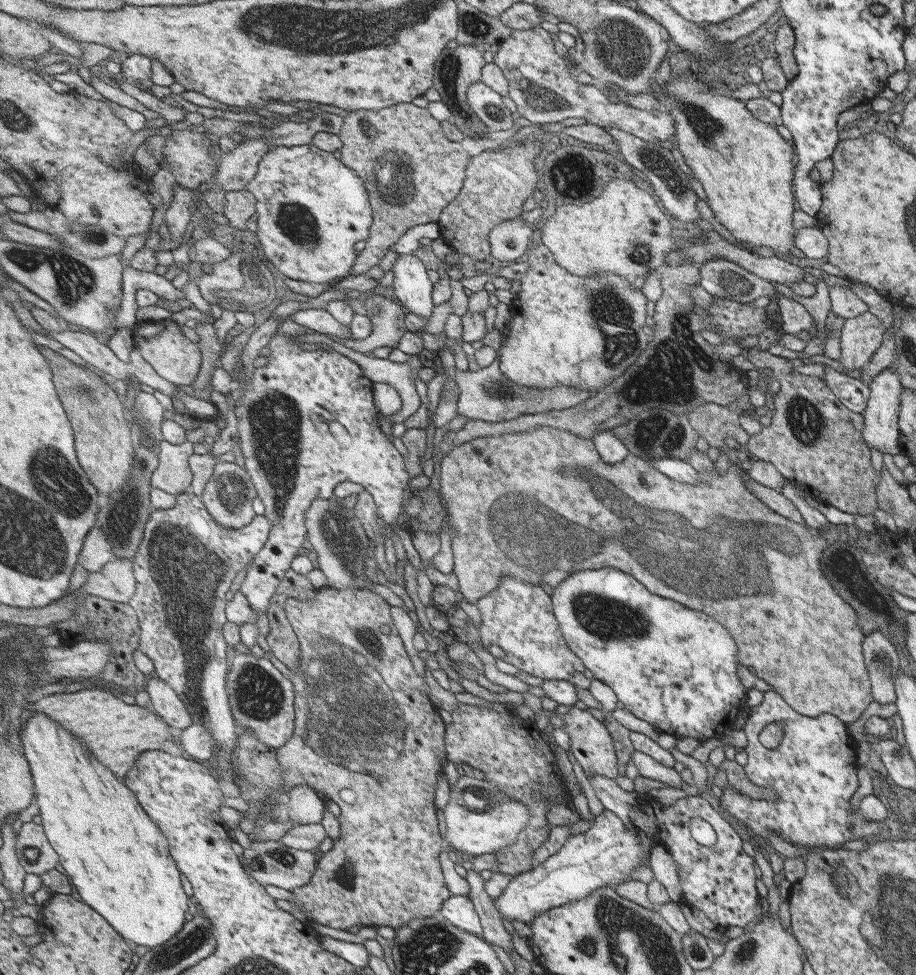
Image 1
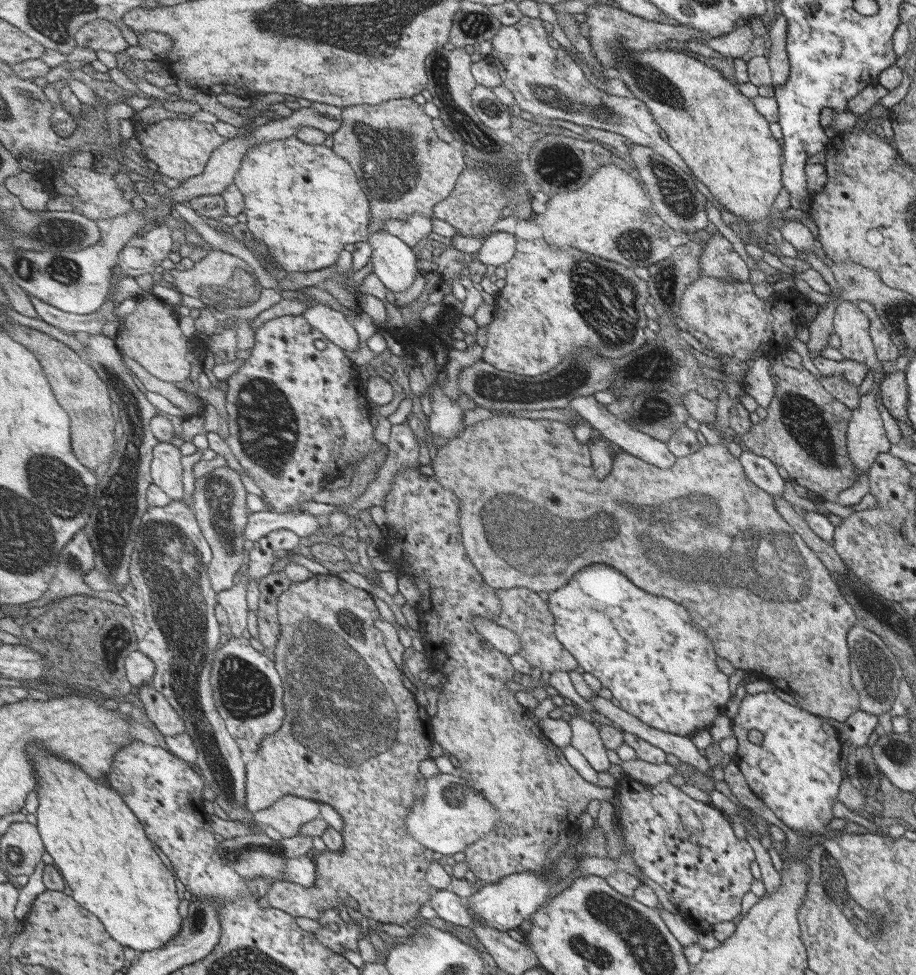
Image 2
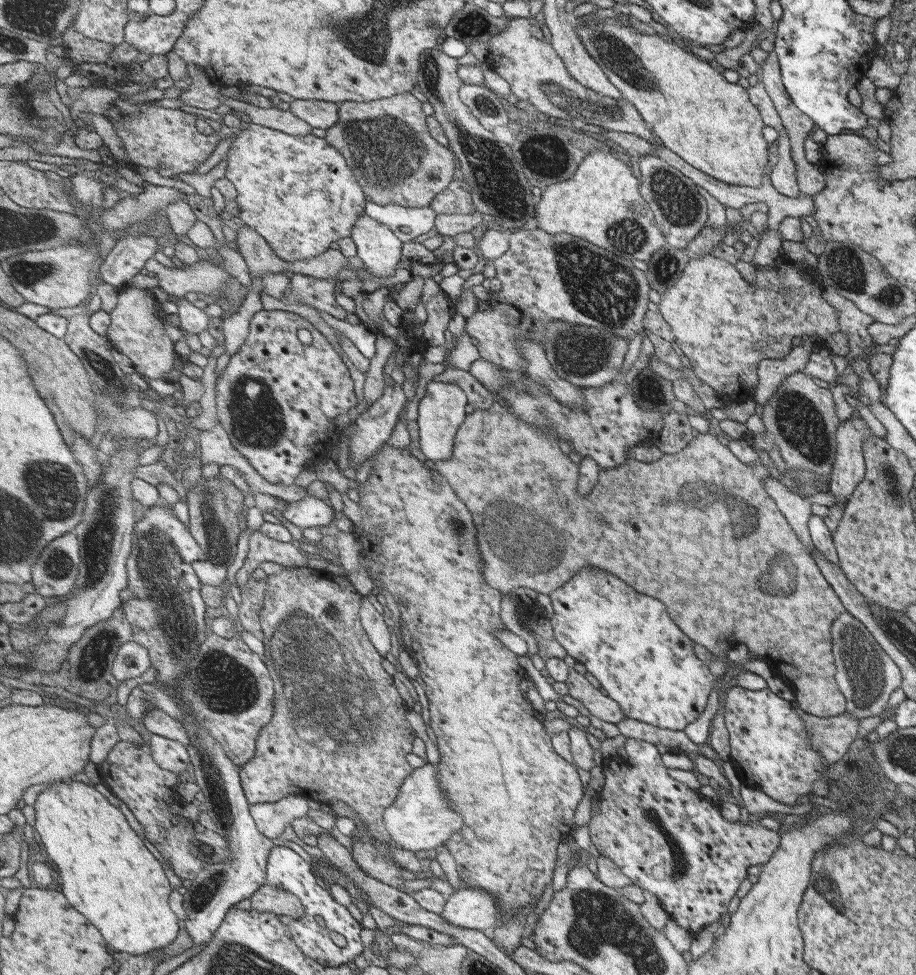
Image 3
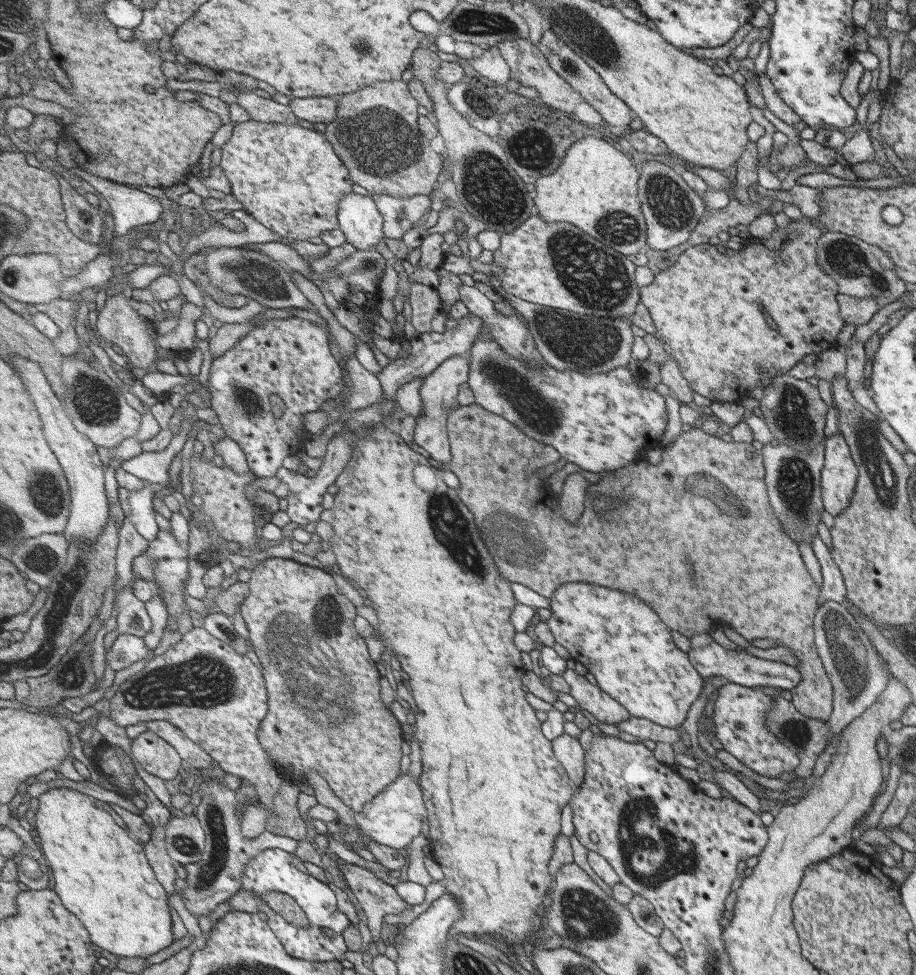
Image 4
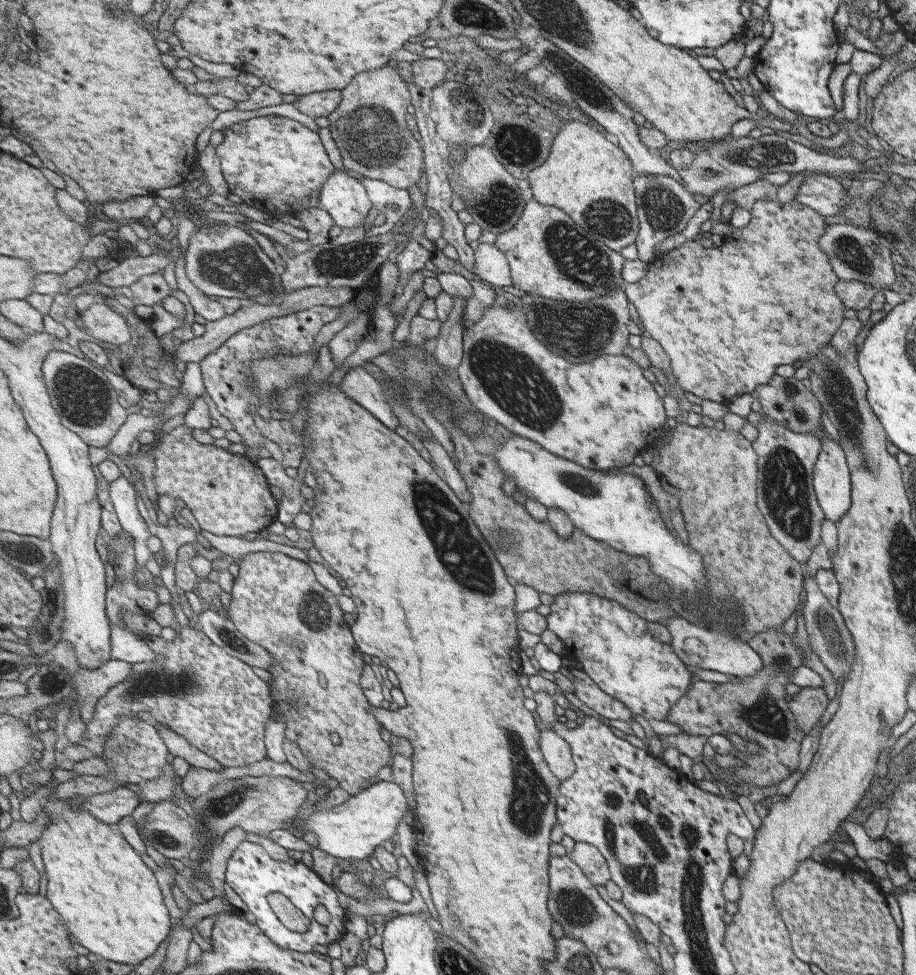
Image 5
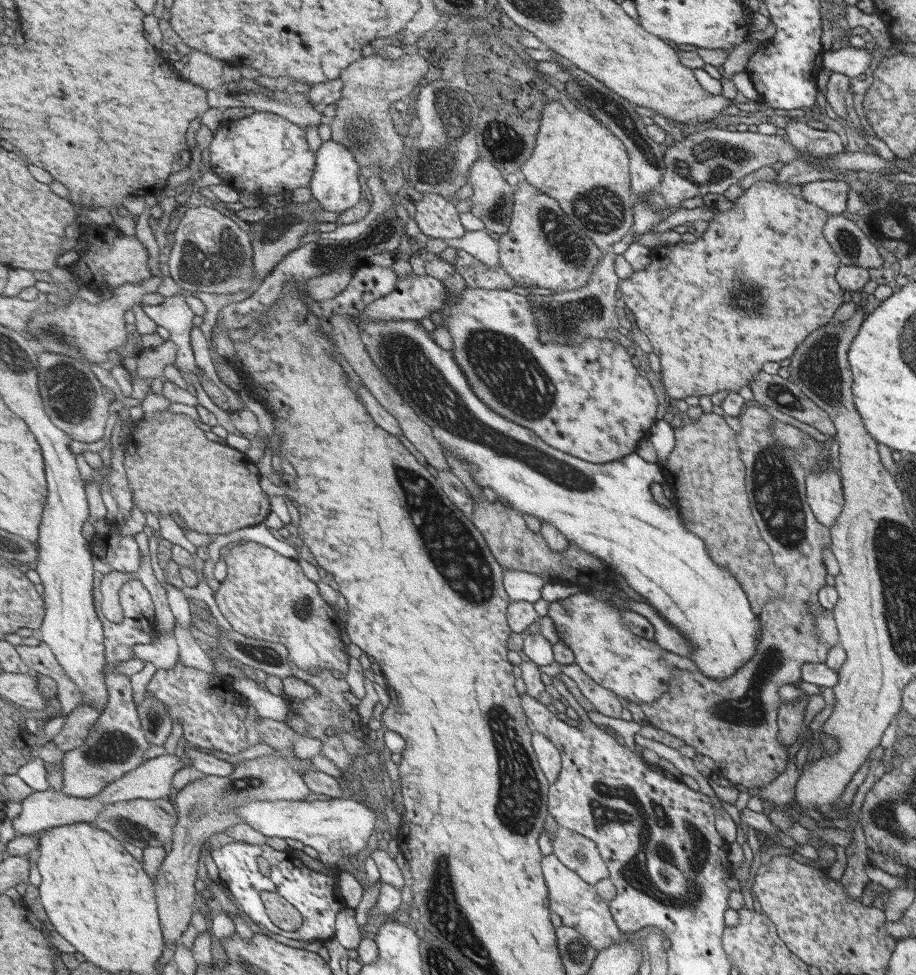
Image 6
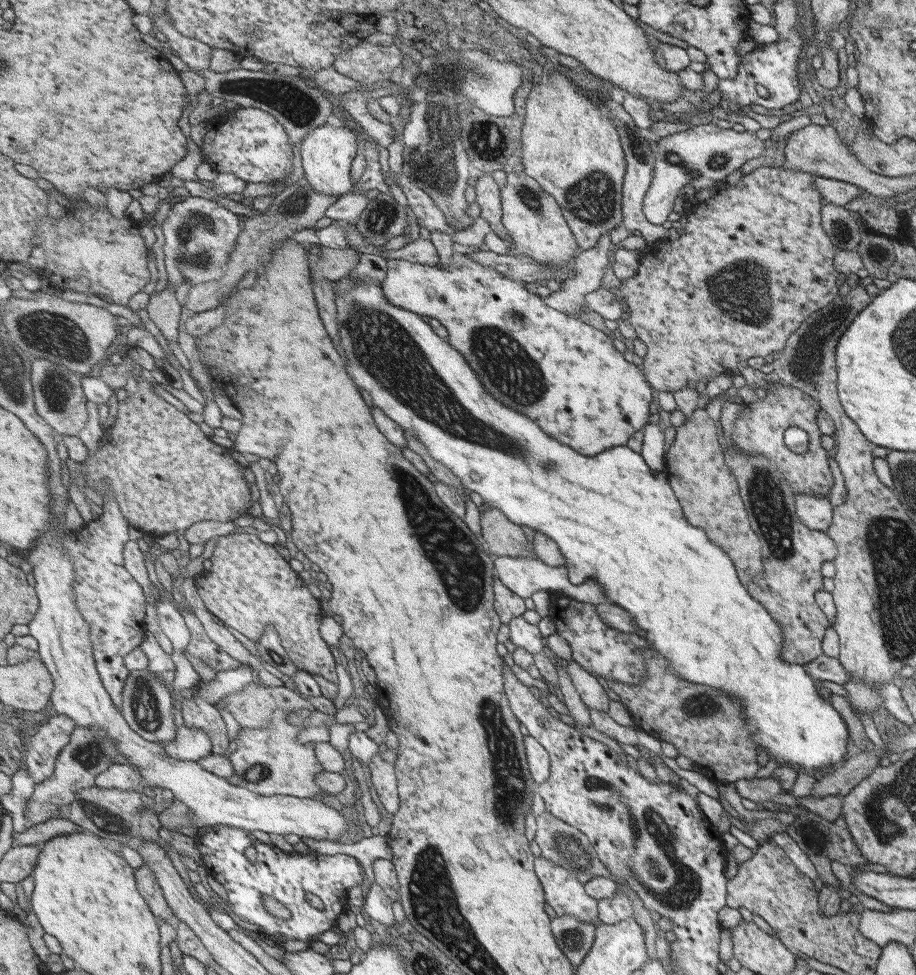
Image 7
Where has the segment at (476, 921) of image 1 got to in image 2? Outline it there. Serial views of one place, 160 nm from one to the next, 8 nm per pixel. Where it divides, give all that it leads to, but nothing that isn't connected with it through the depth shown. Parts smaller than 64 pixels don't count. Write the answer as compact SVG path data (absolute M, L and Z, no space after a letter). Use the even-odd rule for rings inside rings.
M450 887L441 889L437 894L434 894L428 905L437 912L438 922L469 927L475 922L470 915L466 900L462 899Z

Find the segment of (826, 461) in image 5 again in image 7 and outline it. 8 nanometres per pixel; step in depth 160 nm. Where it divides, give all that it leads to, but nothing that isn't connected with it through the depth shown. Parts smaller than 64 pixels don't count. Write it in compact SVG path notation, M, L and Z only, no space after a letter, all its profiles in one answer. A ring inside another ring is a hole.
M813 493L795 494L795 516L805 528L827 531L832 518L832 506L827 496Z

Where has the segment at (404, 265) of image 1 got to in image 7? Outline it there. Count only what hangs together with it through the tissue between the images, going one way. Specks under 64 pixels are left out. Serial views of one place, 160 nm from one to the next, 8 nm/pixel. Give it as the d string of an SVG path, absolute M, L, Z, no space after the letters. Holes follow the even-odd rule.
M328 123L310 132L301 142L301 157L304 174L312 188L321 194L342 197L352 192L351 166L357 158L357 133L345 127Z

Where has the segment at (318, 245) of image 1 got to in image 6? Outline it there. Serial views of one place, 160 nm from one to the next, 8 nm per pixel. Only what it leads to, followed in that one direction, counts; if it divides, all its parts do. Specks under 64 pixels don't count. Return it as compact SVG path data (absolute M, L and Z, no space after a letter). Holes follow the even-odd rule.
M257 111L250 116L240 119L224 120L215 133L215 139L210 150L211 168L235 190L248 190L258 196L285 194L297 188L310 186L317 166L317 150L307 147L307 132L298 124L284 116L273 112Z

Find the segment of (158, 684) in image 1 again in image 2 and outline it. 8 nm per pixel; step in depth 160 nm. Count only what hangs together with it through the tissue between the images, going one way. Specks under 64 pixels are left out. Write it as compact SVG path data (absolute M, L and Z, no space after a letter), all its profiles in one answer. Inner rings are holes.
M150 683L136 689L136 695L143 704L149 720L165 736L175 736L187 732L182 716L173 708L163 691L159 692Z

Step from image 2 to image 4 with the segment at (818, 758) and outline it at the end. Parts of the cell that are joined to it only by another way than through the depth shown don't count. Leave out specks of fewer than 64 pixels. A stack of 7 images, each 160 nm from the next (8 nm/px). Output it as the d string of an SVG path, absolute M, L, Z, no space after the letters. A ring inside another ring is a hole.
M726 683L718 688L713 708L711 722L715 738L722 744L722 749L737 758L743 766L767 778L779 778L780 772L796 770L796 766L800 764L797 752L783 744L766 727L766 716L774 708L772 697L764 694L759 688L753 690L753 687Z

